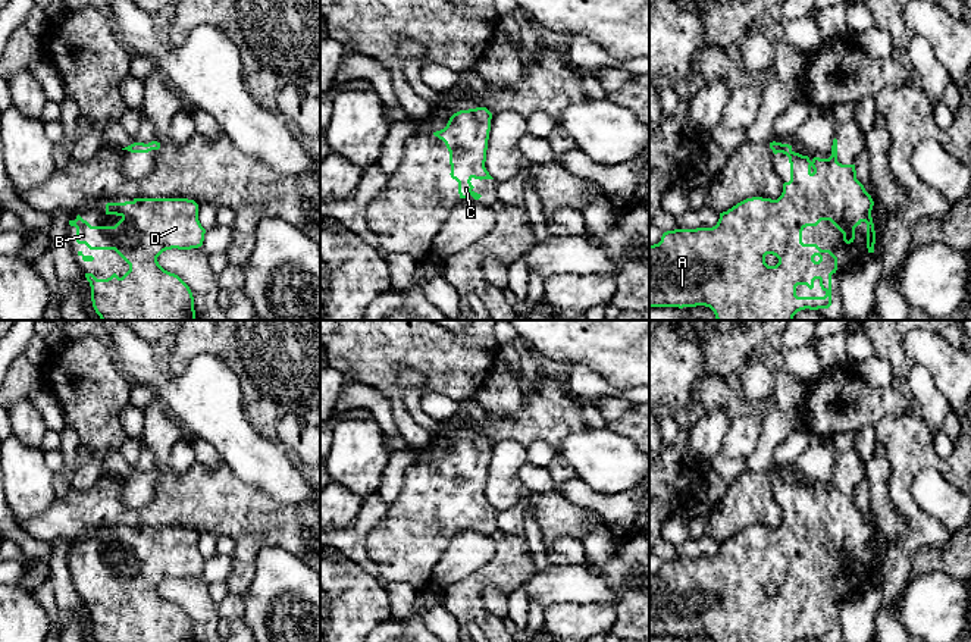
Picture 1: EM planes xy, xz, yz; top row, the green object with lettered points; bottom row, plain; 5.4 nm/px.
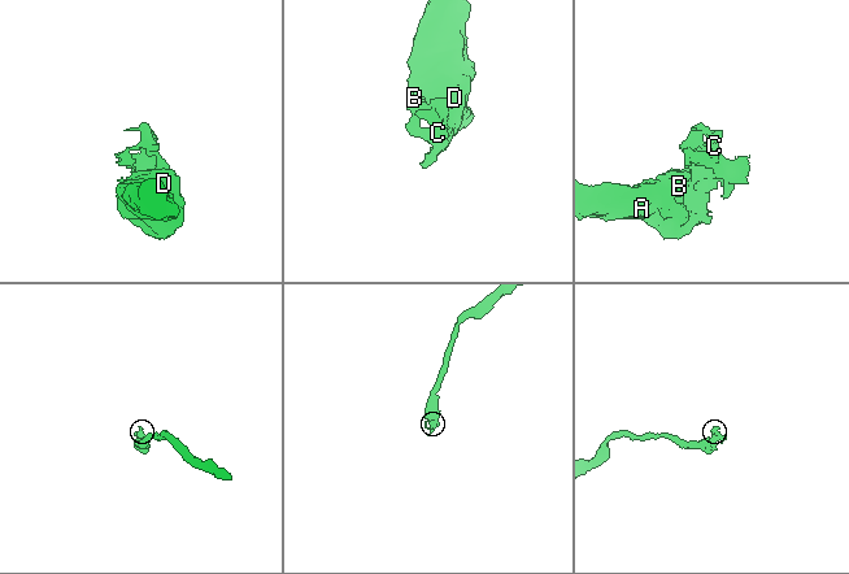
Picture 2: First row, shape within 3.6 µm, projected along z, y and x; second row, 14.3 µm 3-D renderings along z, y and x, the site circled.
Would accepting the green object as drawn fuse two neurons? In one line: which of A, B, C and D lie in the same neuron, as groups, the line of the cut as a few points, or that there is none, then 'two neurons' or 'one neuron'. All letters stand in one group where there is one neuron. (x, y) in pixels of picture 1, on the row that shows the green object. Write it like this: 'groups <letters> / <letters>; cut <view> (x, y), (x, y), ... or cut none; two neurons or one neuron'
groups A B C D; cut none; one neuron

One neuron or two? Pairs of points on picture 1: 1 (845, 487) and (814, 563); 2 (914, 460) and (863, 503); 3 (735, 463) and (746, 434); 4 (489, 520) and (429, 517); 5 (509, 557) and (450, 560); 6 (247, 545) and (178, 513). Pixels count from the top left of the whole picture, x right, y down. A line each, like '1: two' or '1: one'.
1: one
2: two
3: one
4: one
5: two
6: one

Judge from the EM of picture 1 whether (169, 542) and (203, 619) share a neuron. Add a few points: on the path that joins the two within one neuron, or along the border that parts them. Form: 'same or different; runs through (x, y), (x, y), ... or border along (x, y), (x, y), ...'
different; border along (200, 575), (166, 578), (156, 589)

